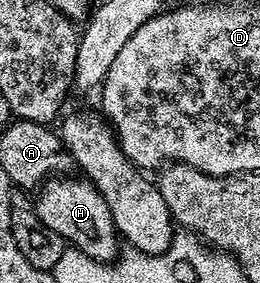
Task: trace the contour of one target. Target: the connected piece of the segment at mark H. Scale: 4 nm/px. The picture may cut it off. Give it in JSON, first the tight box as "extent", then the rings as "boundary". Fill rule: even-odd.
{"extent":[35,176,119,263],"boundary":[[[54,176],[41,183],[35,194],[39,220],[43,220],[47,228],[59,232],[59,236],[63,236],[72,249],[100,262],[112,263],[119,254],[119,235],[106,200],[84,177],[69,177],[73,176]]]}

